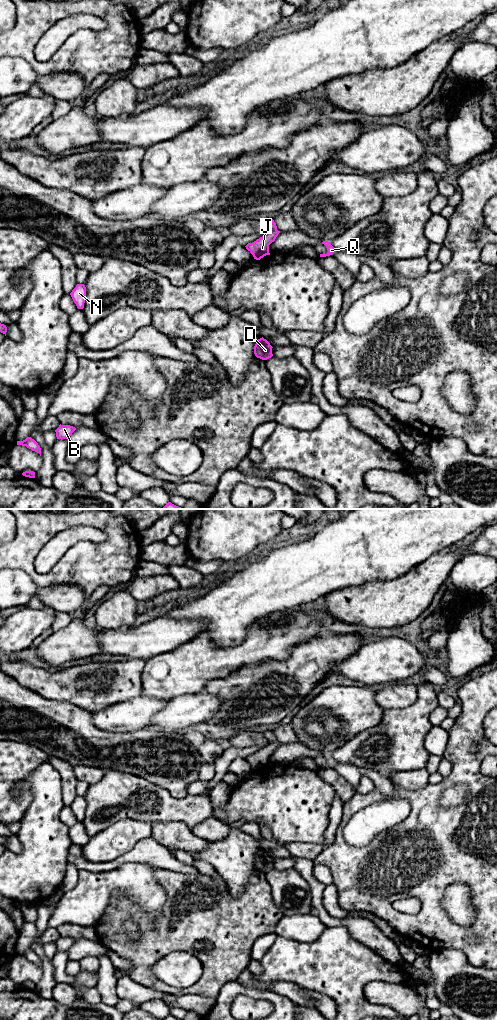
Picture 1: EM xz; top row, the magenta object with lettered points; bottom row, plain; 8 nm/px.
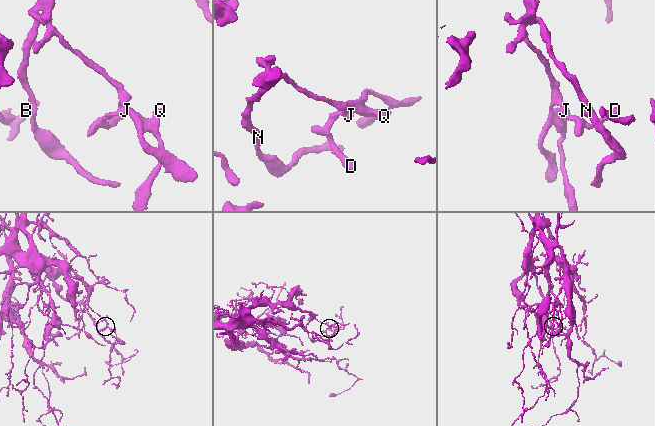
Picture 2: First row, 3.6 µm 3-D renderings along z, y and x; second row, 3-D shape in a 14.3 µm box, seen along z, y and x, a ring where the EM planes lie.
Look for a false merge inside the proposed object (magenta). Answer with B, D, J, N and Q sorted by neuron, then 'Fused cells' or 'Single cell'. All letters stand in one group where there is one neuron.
Groups: B D J N Q. Single cell

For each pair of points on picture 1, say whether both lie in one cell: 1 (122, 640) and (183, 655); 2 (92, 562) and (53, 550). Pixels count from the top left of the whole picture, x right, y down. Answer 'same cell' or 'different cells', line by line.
1: different cells
2: different cells

